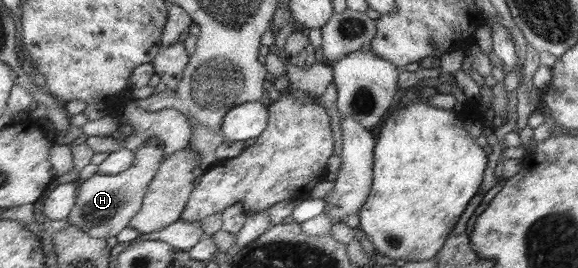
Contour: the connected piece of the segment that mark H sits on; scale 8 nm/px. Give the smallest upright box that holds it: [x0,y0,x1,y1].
[68,138,164,239]

